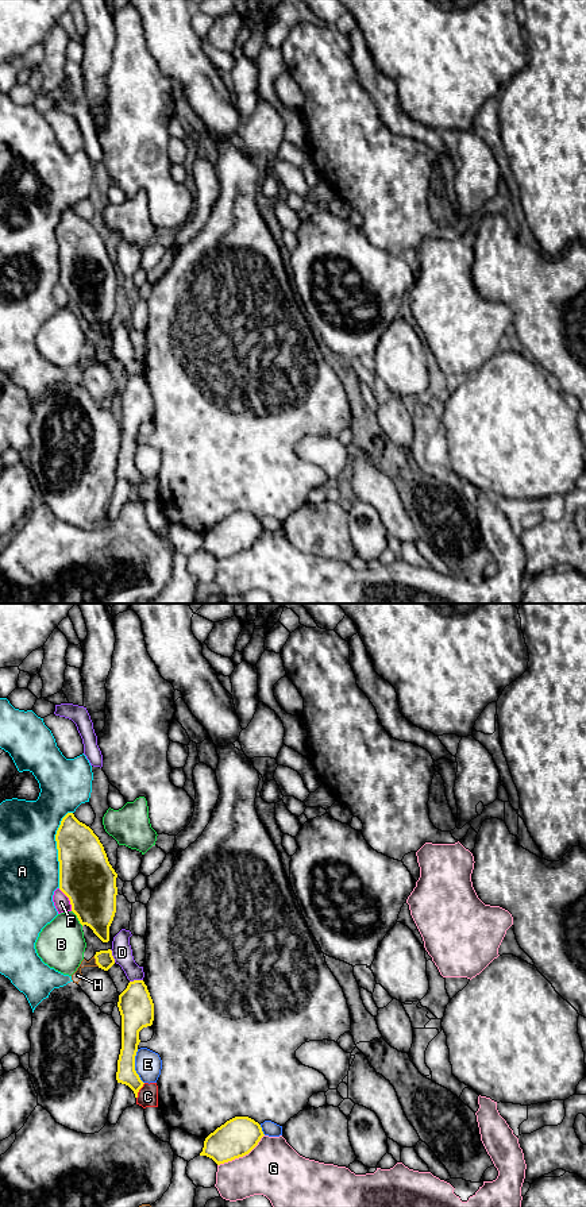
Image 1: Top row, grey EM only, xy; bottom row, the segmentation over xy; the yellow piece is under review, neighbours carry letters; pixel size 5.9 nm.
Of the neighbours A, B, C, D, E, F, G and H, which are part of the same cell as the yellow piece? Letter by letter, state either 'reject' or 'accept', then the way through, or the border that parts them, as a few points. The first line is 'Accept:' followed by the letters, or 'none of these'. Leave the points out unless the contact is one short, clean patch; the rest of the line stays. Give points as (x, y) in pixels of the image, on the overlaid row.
Accept: none of these
A: reject
B: reject
C: reject | along xy (145, 1083), (137, 1098)
D: reject
E: reject
F: reject
G: reject
H: reject

